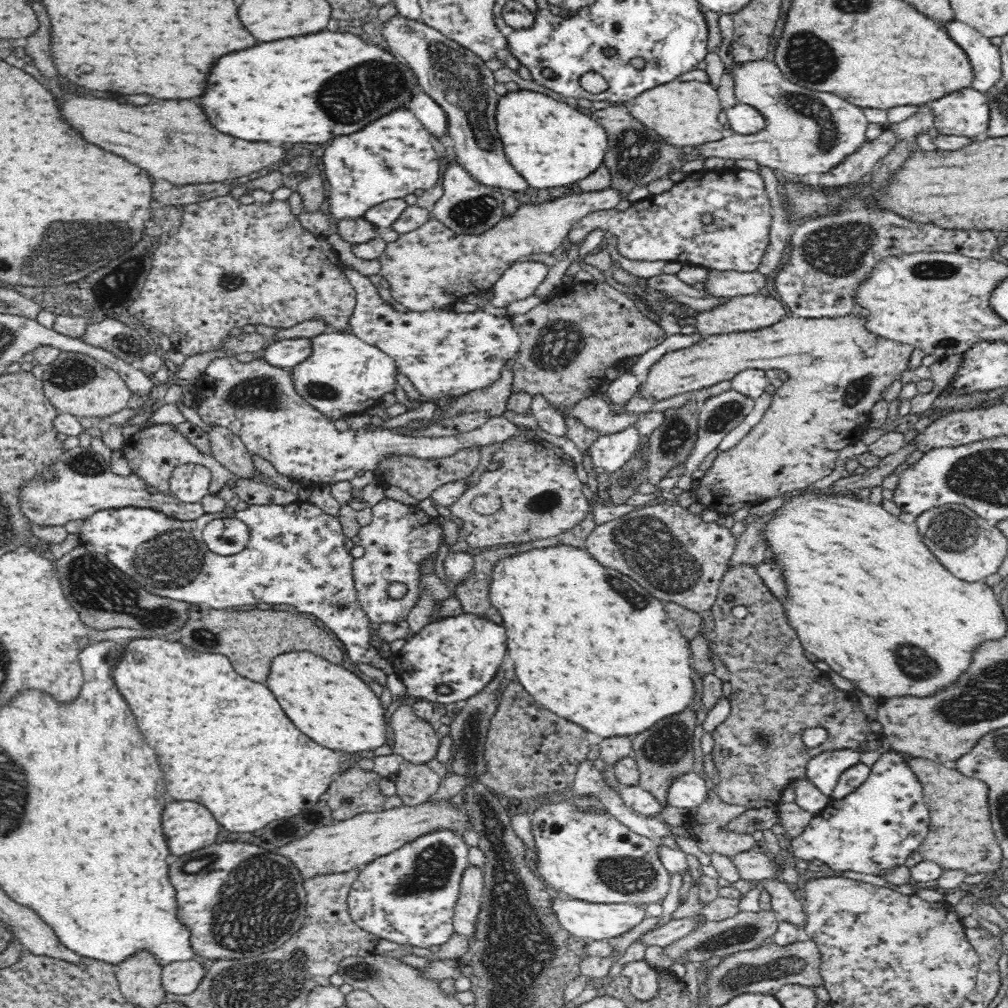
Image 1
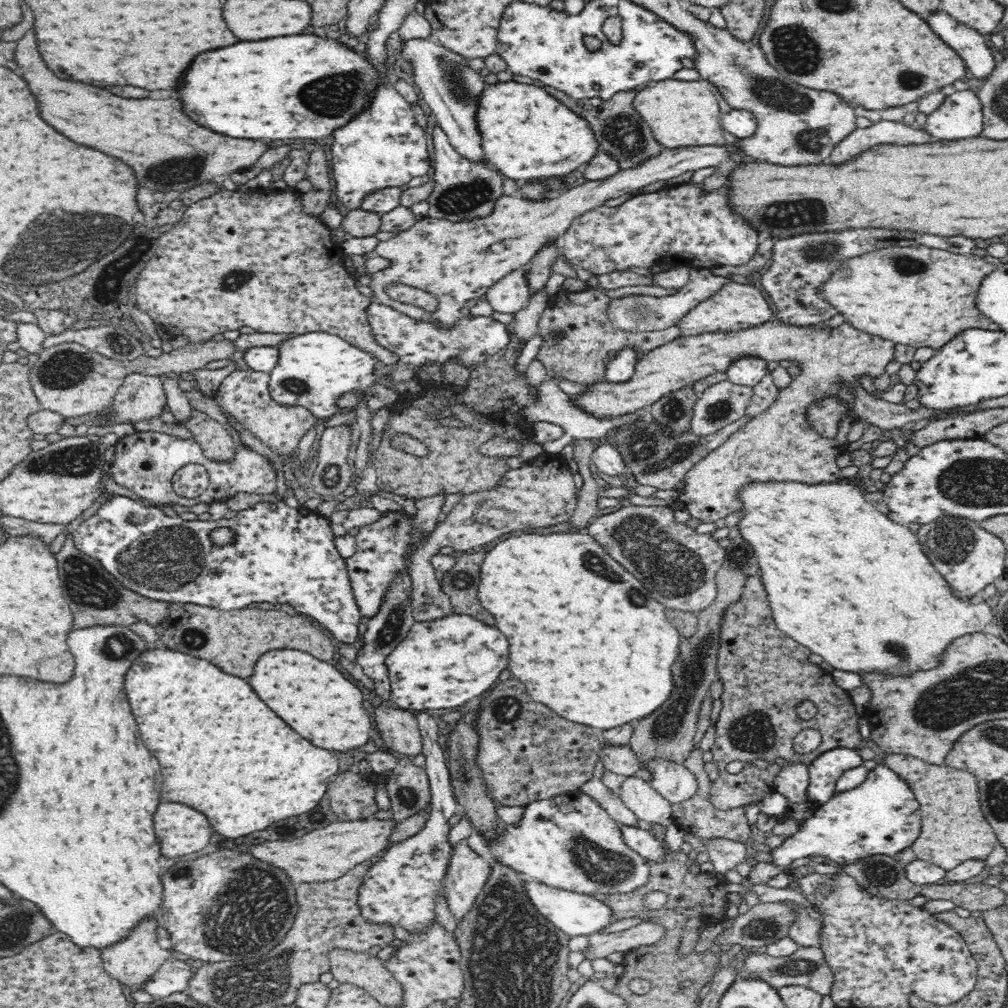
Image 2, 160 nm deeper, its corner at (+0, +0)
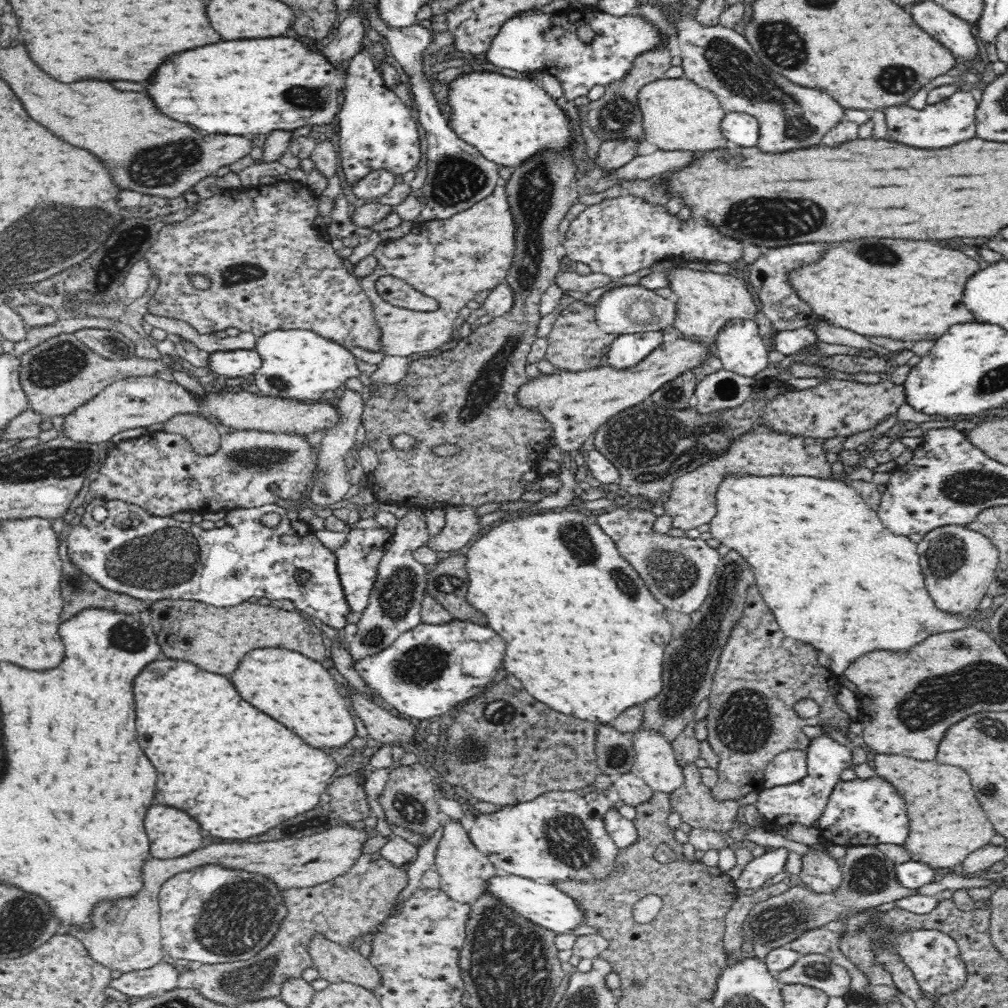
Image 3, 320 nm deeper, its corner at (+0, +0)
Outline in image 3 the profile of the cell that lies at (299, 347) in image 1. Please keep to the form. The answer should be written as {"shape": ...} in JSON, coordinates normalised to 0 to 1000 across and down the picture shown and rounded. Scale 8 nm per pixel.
{"shape":[[[253,346],[214,348],[208,350],[205,363],[213,373],[234,375],[252,371],[260,356]]]}

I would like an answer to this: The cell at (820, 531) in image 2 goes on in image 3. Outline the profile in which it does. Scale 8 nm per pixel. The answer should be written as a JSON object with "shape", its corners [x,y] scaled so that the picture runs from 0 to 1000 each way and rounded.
{"shape":[[[722,471],[716,475],[711,486],[711,509],[703,518],[703,528],[706,534],[714,536],[720,544],[728,545],[746,563],[749,579],[757,591],[758,597],[765,603],[771,620],[782,634],[788,637],[798,637],[810,643],[813,647],[823,652],[822,664],[827,670],[836,670],[839,663],[847,655],[871,645],[880,647],[901,647],[909,639],[915,638],[922,631],[946,627],[962,623],[966,615],[959,609],[944,610],[931,606],[923,588],[918,582],[918,573],[912,559],[910,540],[900,532],[893,532],[883,528],[873,516],[870,507],[863,504],[862,500],[841,480],[831,477],[829,472],[821,475],[813,475],[805,472],[748,472],[748,471]]]}

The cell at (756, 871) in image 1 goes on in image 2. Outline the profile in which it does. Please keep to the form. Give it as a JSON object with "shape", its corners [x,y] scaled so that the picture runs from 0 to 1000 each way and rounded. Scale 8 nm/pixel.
{"shape":[[[706,830],[697,832],[703,853],[708,858],[708,865],[717,868],[722,863],[728,863],[728,860],[735,855],[741,854],[741,841],[739,836],[722,833],[718,830]]]}

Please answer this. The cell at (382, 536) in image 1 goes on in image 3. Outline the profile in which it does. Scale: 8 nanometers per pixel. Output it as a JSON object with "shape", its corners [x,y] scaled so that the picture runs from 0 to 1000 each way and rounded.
{"shape":[[[384,524],[348,525],[340,542],[331,547],[336,574],[348,607],[361,607],[365,594],[373,577],[375,561],[389,540],[390,527]]]}

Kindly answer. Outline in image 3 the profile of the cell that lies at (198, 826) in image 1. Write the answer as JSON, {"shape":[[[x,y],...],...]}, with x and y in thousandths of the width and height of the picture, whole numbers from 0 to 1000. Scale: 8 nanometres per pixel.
{"shape":[[[149,800],[143,819],[153,851],[177,851],[200,837],[196,815],[169,800]]]}

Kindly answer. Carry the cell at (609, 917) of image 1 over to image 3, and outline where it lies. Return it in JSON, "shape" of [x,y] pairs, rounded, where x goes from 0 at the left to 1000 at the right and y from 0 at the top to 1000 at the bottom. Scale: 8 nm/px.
{"shape":[[[491,869],[481,879],[481,885],[505,899],[512,907],[553,927],[565,925],[579,917],[580,905],[573,901],[569,891],[562,888],[549,877],[526,873],[519,869]]]}

